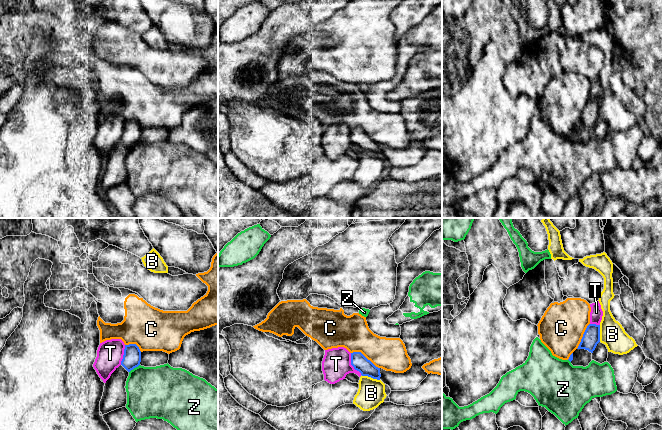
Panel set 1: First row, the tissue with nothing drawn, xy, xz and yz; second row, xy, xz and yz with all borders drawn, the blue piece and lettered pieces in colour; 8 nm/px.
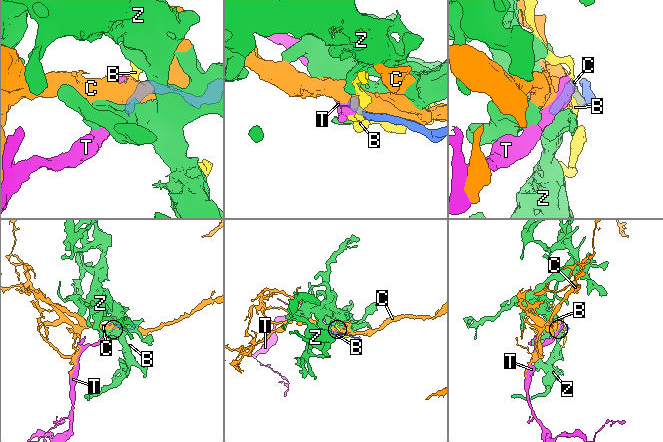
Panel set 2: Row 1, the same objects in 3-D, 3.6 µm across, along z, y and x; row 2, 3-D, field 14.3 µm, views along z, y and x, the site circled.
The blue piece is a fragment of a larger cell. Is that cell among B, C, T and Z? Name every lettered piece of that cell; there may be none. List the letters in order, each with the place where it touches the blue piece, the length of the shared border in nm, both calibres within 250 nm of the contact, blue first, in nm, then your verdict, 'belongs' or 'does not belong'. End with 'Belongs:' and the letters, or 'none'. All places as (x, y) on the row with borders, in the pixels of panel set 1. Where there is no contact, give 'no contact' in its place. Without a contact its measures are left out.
B: meets blue in xz at (371, 377); contact 150 nm long; 130 nm thick on the blue side, 220 nm on the other; does not belong
C: meets blue in xz at (364, 356); contact 260 nm long; 130 nm thick on the blue side, 280 nm on the other; belongs
T: meets blue in xz at (351, 364); contact 200 nm long; 130 nm thick on the blue side, 240 nm on the other; does not belong
Z: meets blue in xy at (134, 367); contact 110 nm long; 140 nm thick on the blue side, 420 nm on the other; does not belong
Belongs: C

